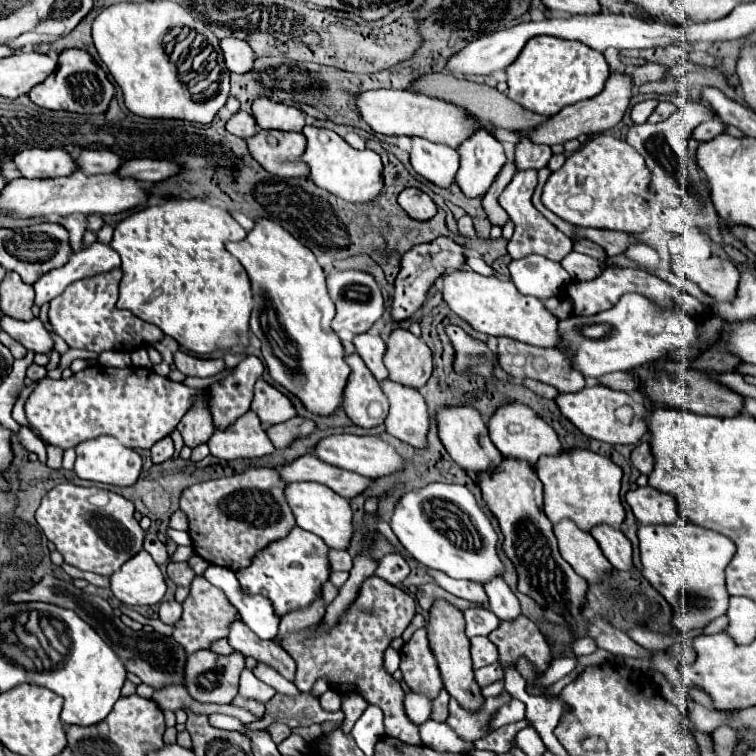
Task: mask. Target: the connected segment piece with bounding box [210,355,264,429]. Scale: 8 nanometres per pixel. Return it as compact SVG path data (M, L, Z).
M248 355L244 361L238 363L234 373L210 385L210 393L212 393L210 411L216 427L222 429L228 427L250 409L252 389L256 379L262 375L262 371L264 371L262 361L254 355Z

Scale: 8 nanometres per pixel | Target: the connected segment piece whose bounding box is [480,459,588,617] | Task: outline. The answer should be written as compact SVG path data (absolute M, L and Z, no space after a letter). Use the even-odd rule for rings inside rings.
M504 459L492 473L480 473L480 489L486 507L498 519L504 535L502 551L514 563L518 573L518 591L532 597L548 615L570 617L570 609L582 609L586 605L588 583L572 571L558 551L558 539L552 531L552 523L544 515L544 487L534 469L524 461Z

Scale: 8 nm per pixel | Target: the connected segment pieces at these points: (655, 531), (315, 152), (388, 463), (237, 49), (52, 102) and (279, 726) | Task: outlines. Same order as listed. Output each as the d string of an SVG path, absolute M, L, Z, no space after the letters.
M686 519L670 525L640 525L638 539L642 575L670 605L674 605L676 617L686 617L674 617L674 625L682 633L706 627L708 621L726 613L728 591L724 587L724 567L736 551L732 539L718 531L688 523Z
M306 125L302 129L302 133L308 139L302 159L310 165L310 179L318 187L330 191L332 195L336 195L348 203L372 203L374 199L378 199L378 195L382 193L382 187L384 187L382 159L378 153L374 153L370 149L358 151L358 149L350 147L338 133L334 133L330 129L318 129L318 127Z
M330 435L316 443L314 449L310 449L310 455L316 455L318 459L326 461L328 465L350 469L364 477L380 477L390 475L402 467L402 457L396 453L392 445L382 441L380 437L358 437L358 435Z
M226 37L220 41L220 47L224 51L224 61L230 71L234 71L234 73L252 71L256 55L246 41L236 39L236 37Z
M66 49L60 53L56 71L30 91L30 99L44 109L74 111L74 113L104 113L114 97L114 85L108 75L82 49Z
M274 723L274 725L270 725L266 731L272 735L274 743L280 743L280 741L284 741L284 739L290 735L290 727L284 725L284 723Z

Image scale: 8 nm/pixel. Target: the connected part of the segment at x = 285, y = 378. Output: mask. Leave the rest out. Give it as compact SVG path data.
M266 217L254 219L252 231L226 249L242 263L250 277L254 295L250 329L262 341L262 355L272 379L294 393L312 413L334 413L342 401L350 367L344 361L344 347L330 327L334 303L328 297L326 275L314 253L280 223Z

